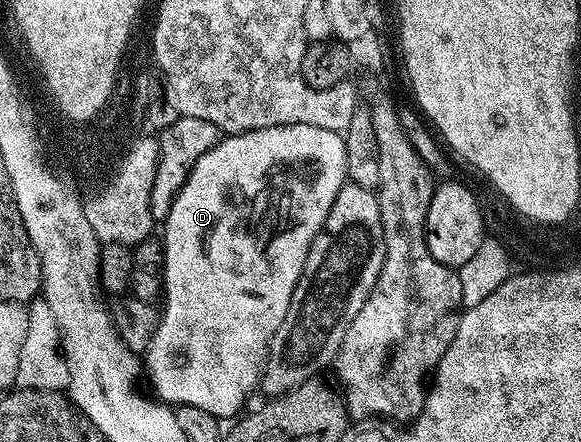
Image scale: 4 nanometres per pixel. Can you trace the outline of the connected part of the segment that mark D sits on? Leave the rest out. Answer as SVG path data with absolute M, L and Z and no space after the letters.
M278 125L277 127L254 129L248 133L227 135L215 144L215 148L205 151L205 155L201 155L201 159L197 159L197 163L191 169L191 174L179 188L179 193L173 199L166 217L161 221L161 225L163 225L161 312L159 322L155 325L151 341L145 350L145 377L146 380L147 377L151 380L151 385L155 388L154 396L158 400L172 407L180 405L201 407L201 411L209 411L211 415L220 419L231 416L234 418L244 412L243 404L246 403L247 396L260 384L273 335L281 327L281 323L285 319L285 311L289 311L289 303L293 299L293 291L303 274L309 247L313 247L313 239L321 231L321 227L329 215L329 207L333 207L333 199L337 199L337 191L341 191L341 187L347 180L343 133L325 131L325 127Z

